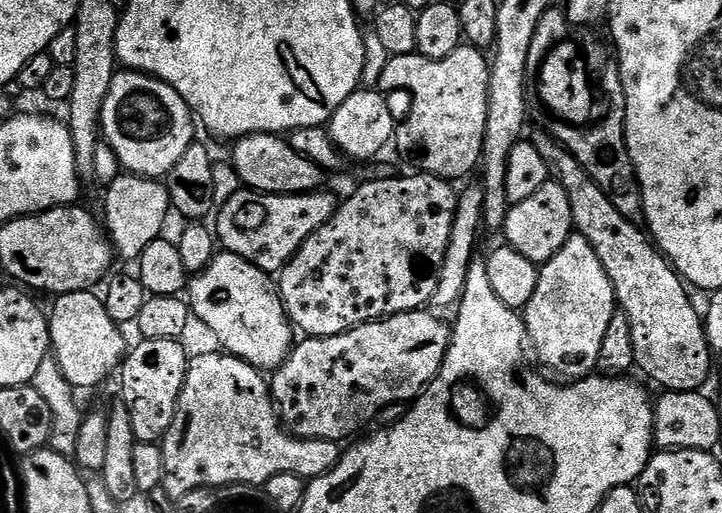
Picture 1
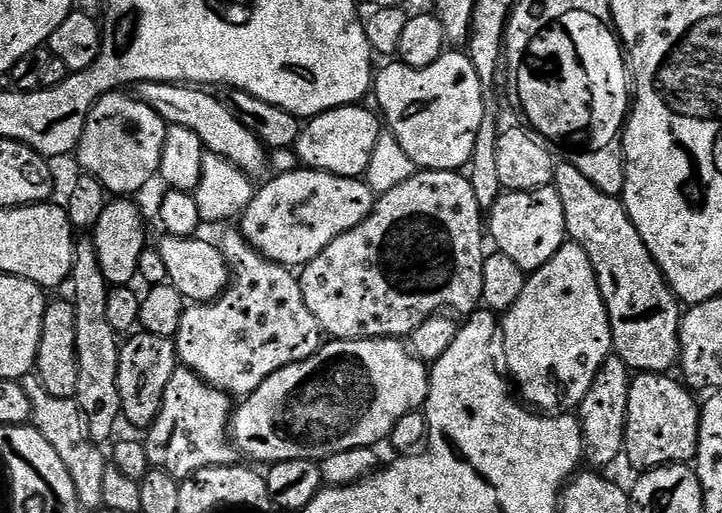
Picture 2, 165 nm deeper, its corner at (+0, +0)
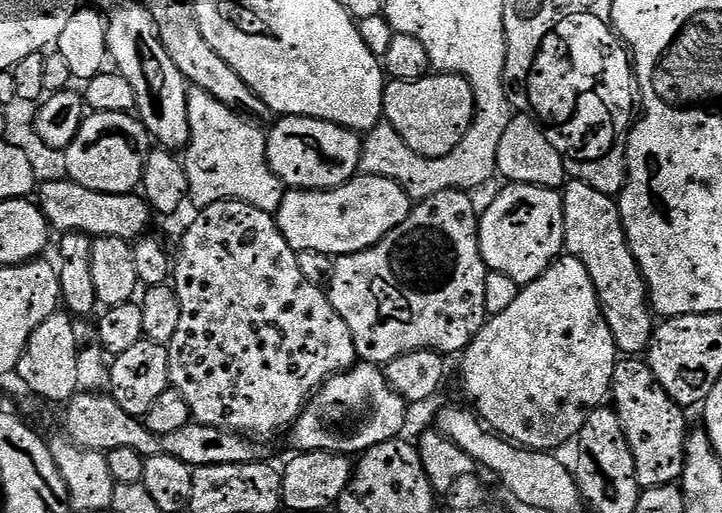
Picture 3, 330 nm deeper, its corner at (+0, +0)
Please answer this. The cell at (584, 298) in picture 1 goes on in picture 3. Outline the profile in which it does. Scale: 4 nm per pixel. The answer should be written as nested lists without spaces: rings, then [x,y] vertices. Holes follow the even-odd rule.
[[[564,254],[557,258],[534,283],[523,285],[518,298],[514,298],[514,303],[507,310],[502,310],[502,314],[485,319],[479,334],[464,349],[462,359],[464,361],[460,364],[460,376],[464,379],[464,392],[476,403],[474,411],[477,417],[497,436],[511,440],[512,443],[519,444],[522,448],[532,448],[535,452],[552,452],[560,450],[556,448],[562,447],[567,440],[568,443],[575,441],[589,414],[609,399],[614,366],[618,359],[618,349],[610,334],[610,326],[606,326],[604,316],[600,313],[600,303],[596,297],[594,282],[590,278],[586,266],[582,266],[582,262],[578,262],[578,258]]]

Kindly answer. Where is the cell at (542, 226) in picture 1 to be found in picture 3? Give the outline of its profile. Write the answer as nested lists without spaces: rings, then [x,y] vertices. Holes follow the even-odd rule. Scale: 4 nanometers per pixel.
[[[509,183],[508,188],[504,188],[492,201],[488,204],[488,209],[479,213],[478,219],[480,222],[480,253],[484,259],[484,265],[489,272],[497,272],[498,274],[506,274],[506,278],[514,278],[514,282],[521,286],[532,284],[538,279],[543,272],[552,265],[553,262],[565,251],[564,247],[564,198],[557,189],[554,188],[539,188],[533,184],[513,184]]]

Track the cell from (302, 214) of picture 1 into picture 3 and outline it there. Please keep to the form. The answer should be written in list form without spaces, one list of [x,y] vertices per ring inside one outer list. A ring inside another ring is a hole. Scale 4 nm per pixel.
[[[357,174],[342,186],[324,192],[311,192],[305,188],[285,191],[282,202],[274,214],[276,225],[297,254],[317,252],[320,256],[349,256],[374,246],[394,226],[406,222],[414,207],[413,201],[390,178]]]

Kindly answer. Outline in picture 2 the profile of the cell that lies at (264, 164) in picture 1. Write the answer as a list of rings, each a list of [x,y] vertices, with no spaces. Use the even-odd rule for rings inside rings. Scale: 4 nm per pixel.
[[[142,82],[135,85],[134,95],[137,100],[150,106],[164,119],[164,123],[169,126],[186,126],[186,130],[194,130],[198,138],[205,146],[205,149],[213,156],[226,158],[234,166],[238,166],[247,176],[259,178],[268,168],[269,149],[264,147],[264,143],[230,110],[226,110],[223,99],[218,95],[211,96],[211,91],[200,86],[191,84],[163,84],[162,82]]]

